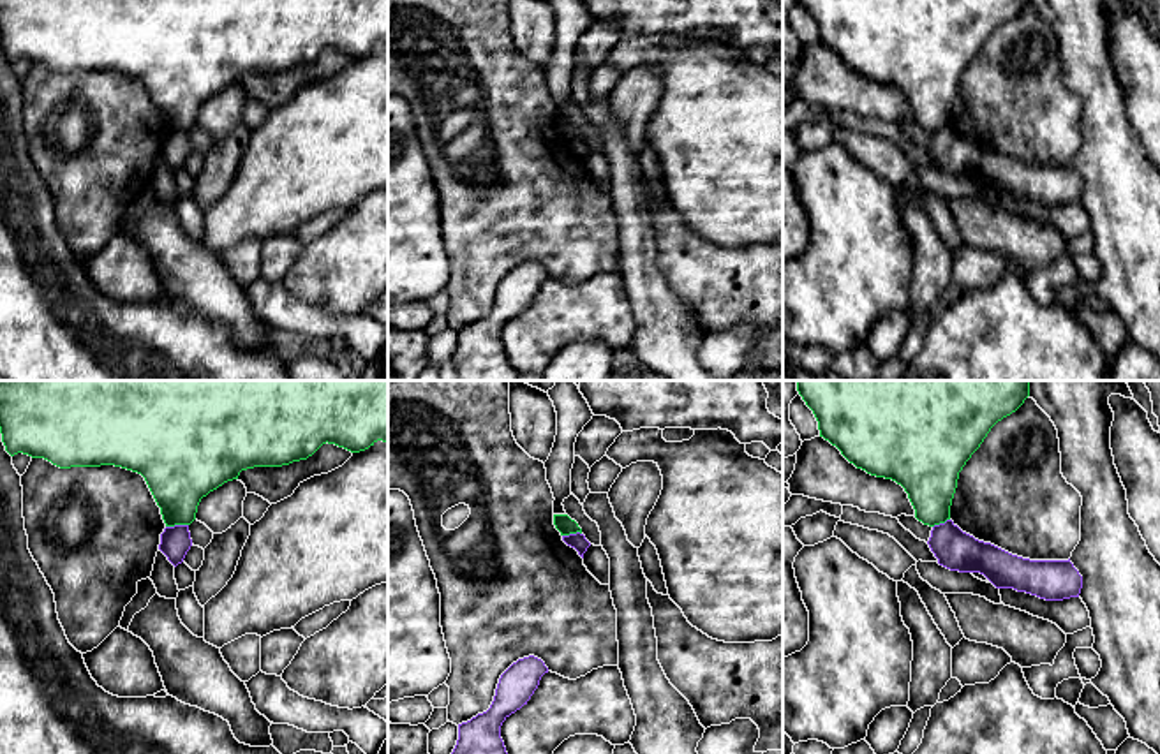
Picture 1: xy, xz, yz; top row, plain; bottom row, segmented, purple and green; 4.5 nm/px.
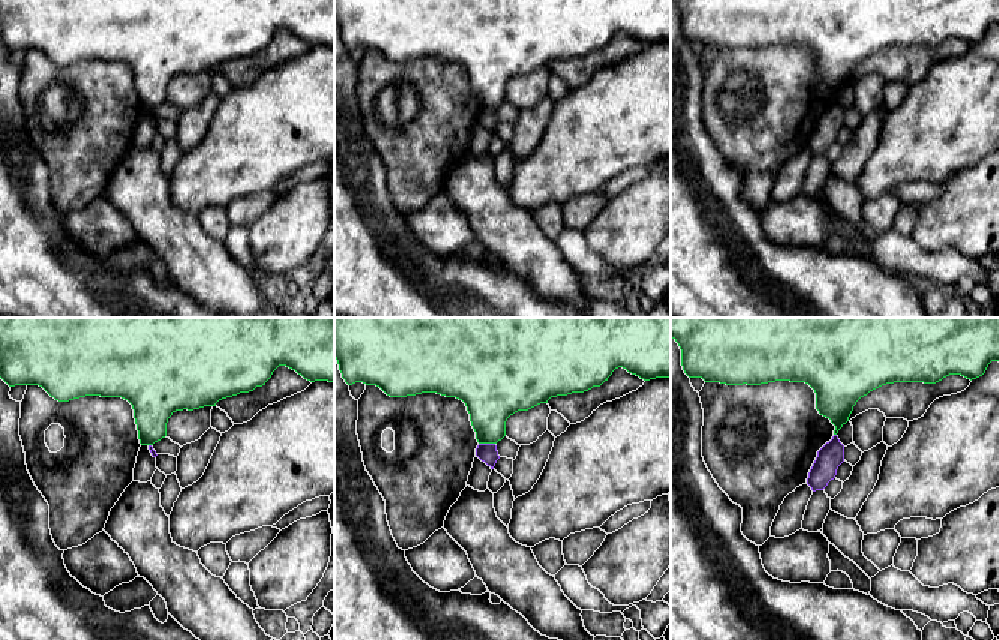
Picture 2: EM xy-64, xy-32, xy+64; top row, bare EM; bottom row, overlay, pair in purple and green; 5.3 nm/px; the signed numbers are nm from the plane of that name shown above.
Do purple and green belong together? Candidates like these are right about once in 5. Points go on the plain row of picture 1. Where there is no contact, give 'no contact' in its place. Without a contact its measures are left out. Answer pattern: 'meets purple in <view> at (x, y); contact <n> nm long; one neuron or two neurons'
meets purple in xy at (177, 131); contact 110 nm long; two neurons

